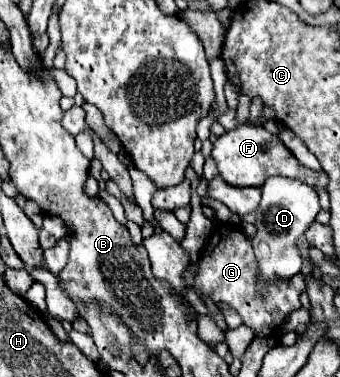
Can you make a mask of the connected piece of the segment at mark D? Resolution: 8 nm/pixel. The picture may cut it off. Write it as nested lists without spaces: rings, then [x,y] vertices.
[[[269,178],[261,186],[263,198],[259,208],[255,210],[257,216],[257,234],[251,240],[255,258],[259,262],[259,278],[263,284],[259,286],[259,292],[265,294],[265,282],[271,278],[291,278],[301,270],[303,258],[299,250],[295,248],[297,236],[303,236],[305,230],[315,222],[317,212],[321,210],[319,206],[319,196],[317,190],[297,182],[297,180],[285,180],[285,178]]]

